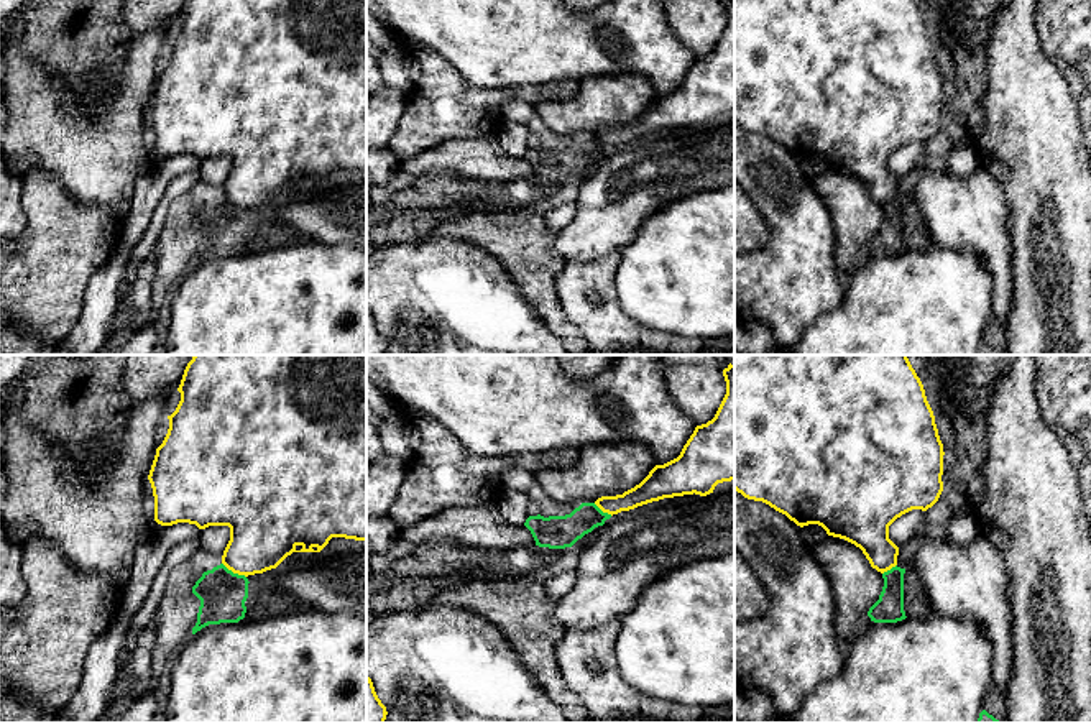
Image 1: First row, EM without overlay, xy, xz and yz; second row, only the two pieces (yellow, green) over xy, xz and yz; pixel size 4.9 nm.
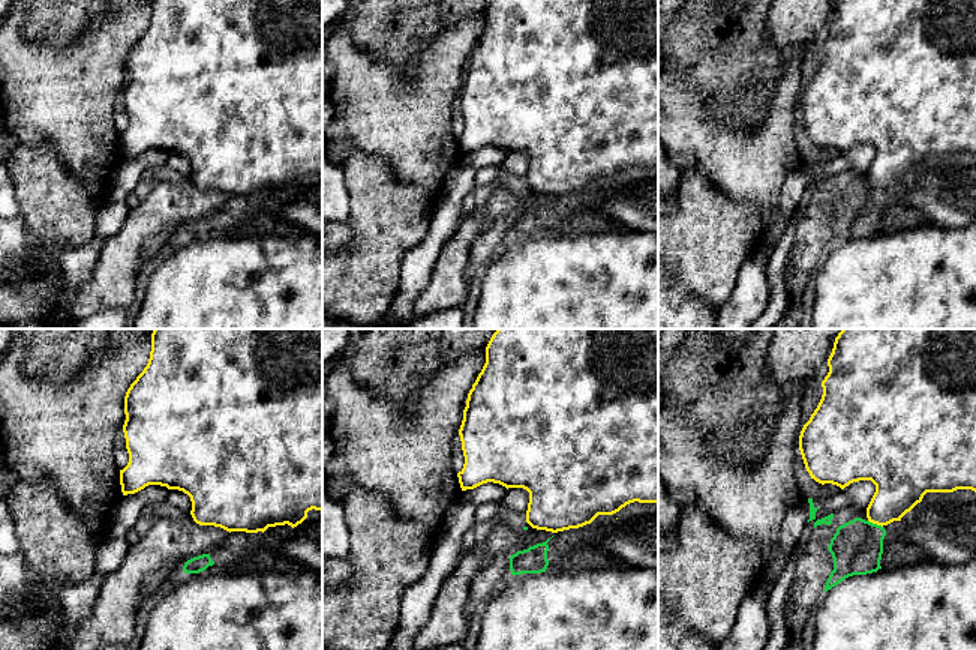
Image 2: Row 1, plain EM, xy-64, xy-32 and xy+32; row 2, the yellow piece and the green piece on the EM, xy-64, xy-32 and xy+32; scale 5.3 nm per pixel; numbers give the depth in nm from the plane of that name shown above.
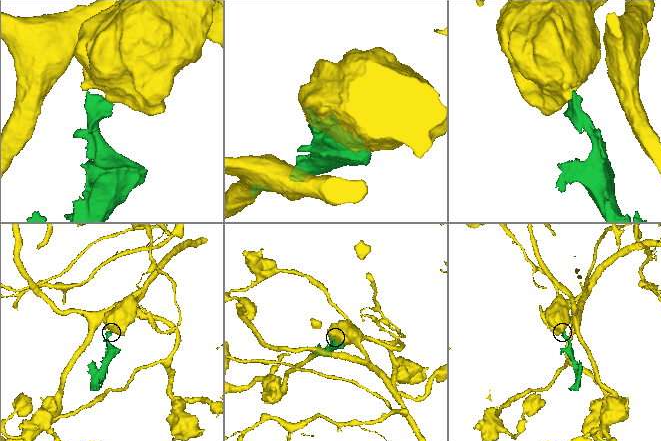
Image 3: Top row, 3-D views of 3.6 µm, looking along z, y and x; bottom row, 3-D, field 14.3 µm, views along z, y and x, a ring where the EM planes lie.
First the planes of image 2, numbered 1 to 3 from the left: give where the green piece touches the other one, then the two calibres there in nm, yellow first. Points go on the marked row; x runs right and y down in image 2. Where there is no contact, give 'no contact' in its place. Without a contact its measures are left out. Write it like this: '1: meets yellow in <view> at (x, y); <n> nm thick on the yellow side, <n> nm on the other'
1: no contact
2: no contact
3: meets yellow in xy+32 at (876, 523); 280 nm thick on the yellow side, 280 nm on the other

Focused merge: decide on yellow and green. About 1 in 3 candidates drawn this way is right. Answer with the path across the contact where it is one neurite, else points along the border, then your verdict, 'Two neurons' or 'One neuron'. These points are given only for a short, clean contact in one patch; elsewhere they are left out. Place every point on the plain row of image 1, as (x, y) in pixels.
Boundary: xy (222, 194), (245, 209). Two neurons

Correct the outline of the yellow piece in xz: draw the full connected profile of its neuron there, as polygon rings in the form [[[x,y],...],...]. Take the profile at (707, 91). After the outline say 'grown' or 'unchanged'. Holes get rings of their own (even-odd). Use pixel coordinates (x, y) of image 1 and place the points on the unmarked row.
[[[725,0],[726,26],[711,53],[697,58],[680,87],[664,97],[656,97],[634,120],[616,128],[601,128],[595,136],[608,146],[618,146],[664,130],[713,125],[715,118],[734,112],[734,0]]]; unchanged

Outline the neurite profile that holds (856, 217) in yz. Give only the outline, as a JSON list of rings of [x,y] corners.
[[[828,168],[812,186],[833,219],[836,268],[851,273],[858,251],[879,232],[882,205],[871,199],[859,179],[840,169]]]

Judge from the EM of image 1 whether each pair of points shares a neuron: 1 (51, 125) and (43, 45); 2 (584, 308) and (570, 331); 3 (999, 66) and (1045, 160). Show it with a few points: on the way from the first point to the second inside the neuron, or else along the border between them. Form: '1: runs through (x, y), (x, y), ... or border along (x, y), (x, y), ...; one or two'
1: border along (17, 40), (27, 55), (59, 73), (74, 89); two
2: border along (556, 291), (566, 317), (584, 337); two
3: runs through (1022, 89), (1027, 94), (1031, 137); one

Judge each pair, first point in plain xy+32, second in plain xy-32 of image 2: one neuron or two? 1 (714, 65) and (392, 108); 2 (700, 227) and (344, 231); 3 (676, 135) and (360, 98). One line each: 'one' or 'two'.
1: two
2: two
3: one

